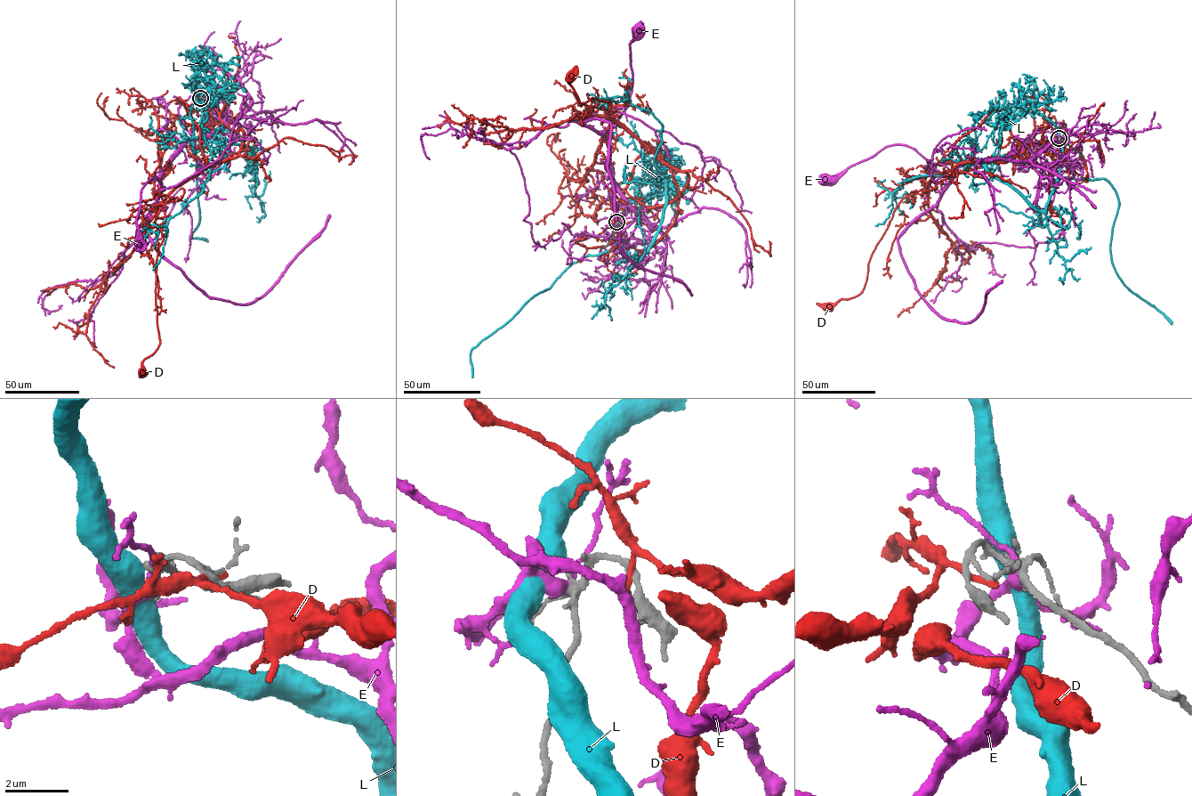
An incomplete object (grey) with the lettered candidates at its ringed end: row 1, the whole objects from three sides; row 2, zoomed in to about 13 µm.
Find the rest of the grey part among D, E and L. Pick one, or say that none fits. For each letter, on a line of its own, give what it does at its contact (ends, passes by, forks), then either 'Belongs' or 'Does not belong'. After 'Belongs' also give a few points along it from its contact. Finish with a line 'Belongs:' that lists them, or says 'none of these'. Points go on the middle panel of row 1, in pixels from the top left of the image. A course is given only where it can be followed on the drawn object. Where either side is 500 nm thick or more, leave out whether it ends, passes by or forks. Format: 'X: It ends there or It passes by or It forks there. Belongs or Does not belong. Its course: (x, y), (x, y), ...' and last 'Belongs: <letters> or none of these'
D: It passes by. Does not belong
E: It passes by. Does not belong
L: It passes by. Does not belong
Belongs: none of these

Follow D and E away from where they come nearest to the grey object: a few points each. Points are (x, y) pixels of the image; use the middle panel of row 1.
D: (619, 223), (667, 204), (688, 176), (610, 117), (609, 101), (592, 98), (580, 106), (569, 74)
E: (616, 223), (623, 230), (640, 217), (616, 185), (605, 136), (628, 101), (632, 82), (630, 45), (640, 31)

